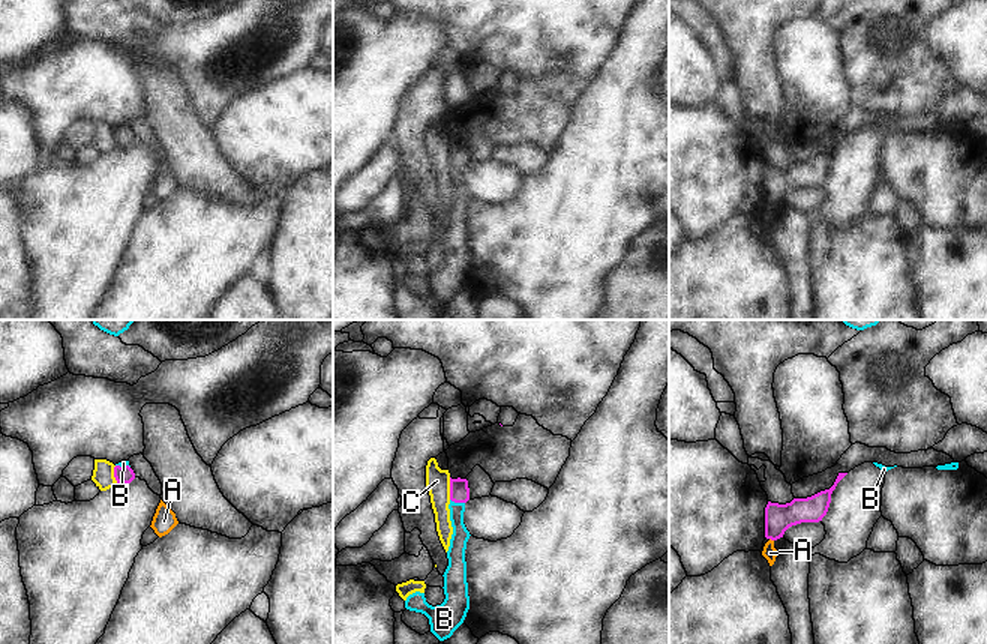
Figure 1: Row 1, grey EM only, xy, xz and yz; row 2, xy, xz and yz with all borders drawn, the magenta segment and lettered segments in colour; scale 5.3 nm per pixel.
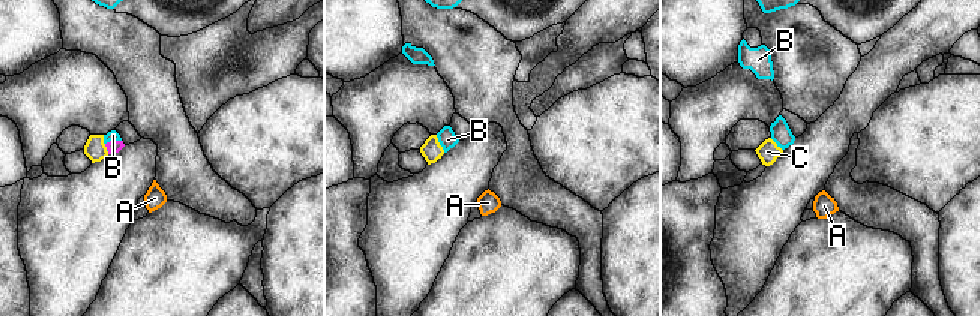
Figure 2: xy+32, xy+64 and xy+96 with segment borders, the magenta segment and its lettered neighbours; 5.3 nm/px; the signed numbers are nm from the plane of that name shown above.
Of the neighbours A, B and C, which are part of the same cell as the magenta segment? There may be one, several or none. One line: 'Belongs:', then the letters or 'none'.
Belongs: B

